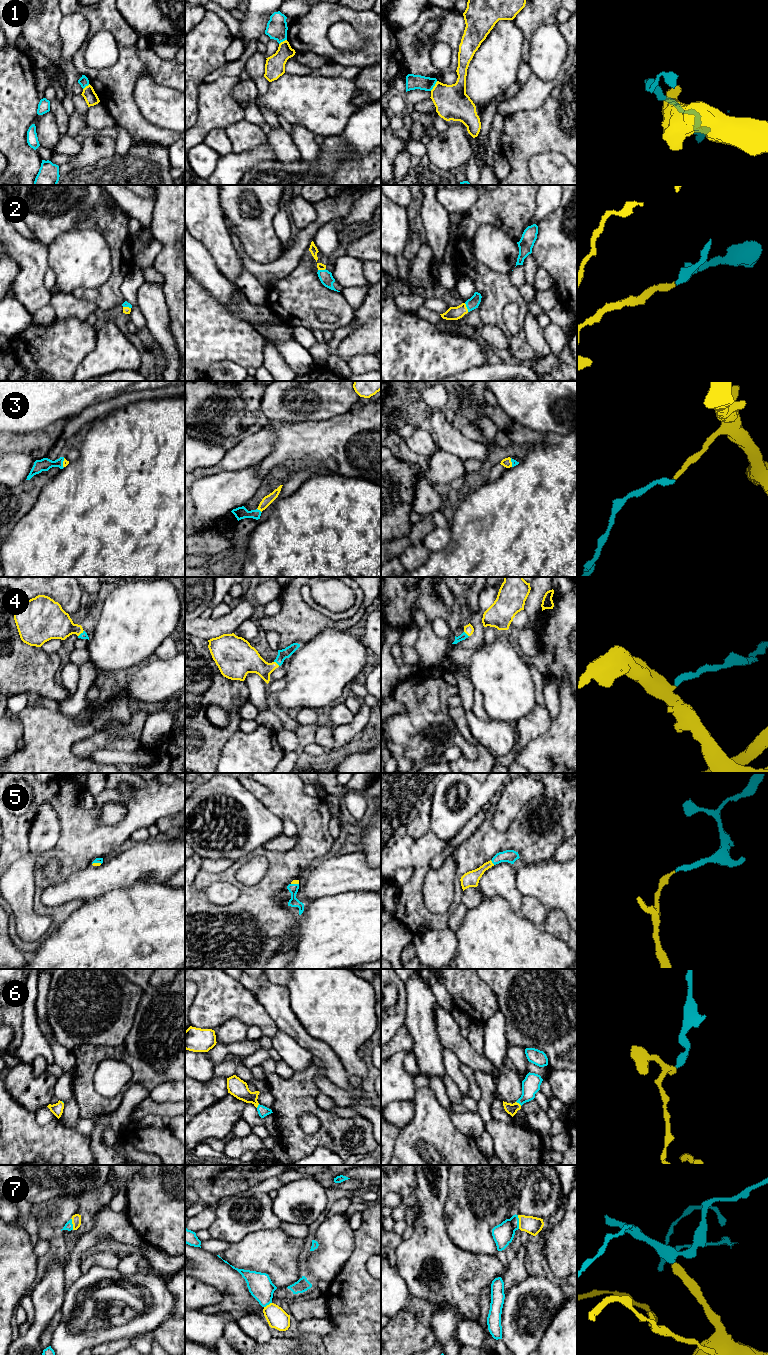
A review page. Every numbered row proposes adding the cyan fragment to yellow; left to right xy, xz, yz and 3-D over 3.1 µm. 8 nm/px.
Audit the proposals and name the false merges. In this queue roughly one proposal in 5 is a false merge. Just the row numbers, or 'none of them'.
1

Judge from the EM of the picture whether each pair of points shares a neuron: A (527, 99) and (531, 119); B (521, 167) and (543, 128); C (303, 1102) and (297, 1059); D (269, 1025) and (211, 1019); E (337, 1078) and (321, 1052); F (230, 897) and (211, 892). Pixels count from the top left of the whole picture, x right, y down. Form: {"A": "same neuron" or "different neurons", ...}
{"A": "different neurons", "B": "same neuron", "C": "different neurons", "D": "same neuron", "E": "same neuron", "F": "same neuron"}

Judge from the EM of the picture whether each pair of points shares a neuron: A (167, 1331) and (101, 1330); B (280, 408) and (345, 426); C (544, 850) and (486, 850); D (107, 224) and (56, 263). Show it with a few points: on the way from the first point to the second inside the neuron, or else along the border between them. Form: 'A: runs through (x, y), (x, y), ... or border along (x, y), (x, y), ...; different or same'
A: border along (172, 1317), (163, 1321), (148, 1334); different
B: border along (344, 412), (328, 419), (301, 421), (299, 423); different
C: runs through (530, 842), (500, 842); same
D: border along (95, 229), (104, 237), (110, 251); different

